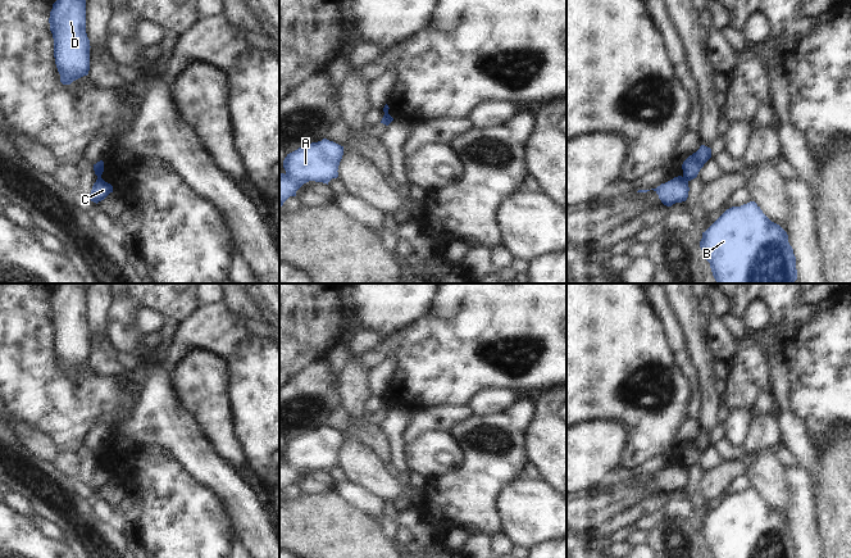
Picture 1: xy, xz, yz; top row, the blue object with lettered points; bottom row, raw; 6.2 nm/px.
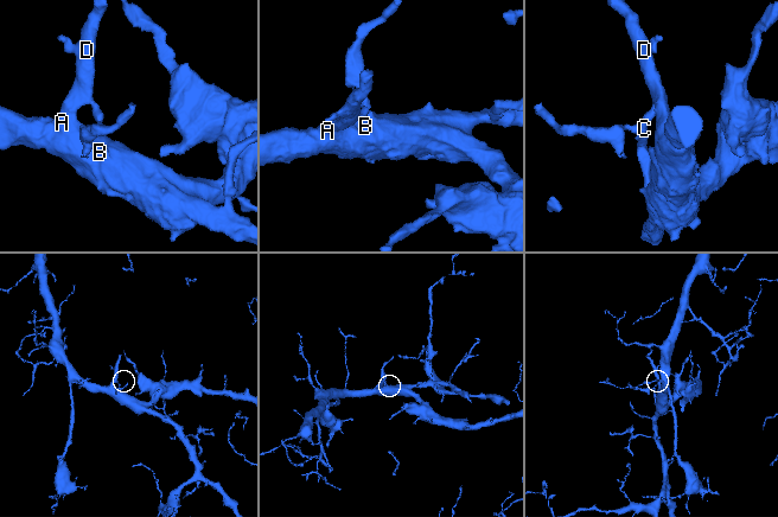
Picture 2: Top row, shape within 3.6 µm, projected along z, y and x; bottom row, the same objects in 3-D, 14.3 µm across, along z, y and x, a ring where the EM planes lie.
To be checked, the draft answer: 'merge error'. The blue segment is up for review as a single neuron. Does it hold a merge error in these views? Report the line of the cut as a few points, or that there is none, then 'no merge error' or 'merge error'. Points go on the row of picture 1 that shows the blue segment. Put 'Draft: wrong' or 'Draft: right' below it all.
yz (682, 177), (687, 181) | merge error
Draft: right

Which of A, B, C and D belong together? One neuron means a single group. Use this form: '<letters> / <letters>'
A B D / C

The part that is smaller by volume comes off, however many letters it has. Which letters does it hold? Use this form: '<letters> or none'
C

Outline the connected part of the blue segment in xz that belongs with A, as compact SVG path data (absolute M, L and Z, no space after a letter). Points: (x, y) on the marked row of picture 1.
M323 139L287 154L283 160L285 173L279 173L279 207L306 182L327 183L338 177L338 165L343 146Z

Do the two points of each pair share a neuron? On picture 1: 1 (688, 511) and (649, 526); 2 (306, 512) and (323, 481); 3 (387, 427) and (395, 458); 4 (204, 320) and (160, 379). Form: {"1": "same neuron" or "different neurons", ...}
{"1": "same neuron", "2": "different neurons", "3": "same neuron", "4": "different neurons"}

